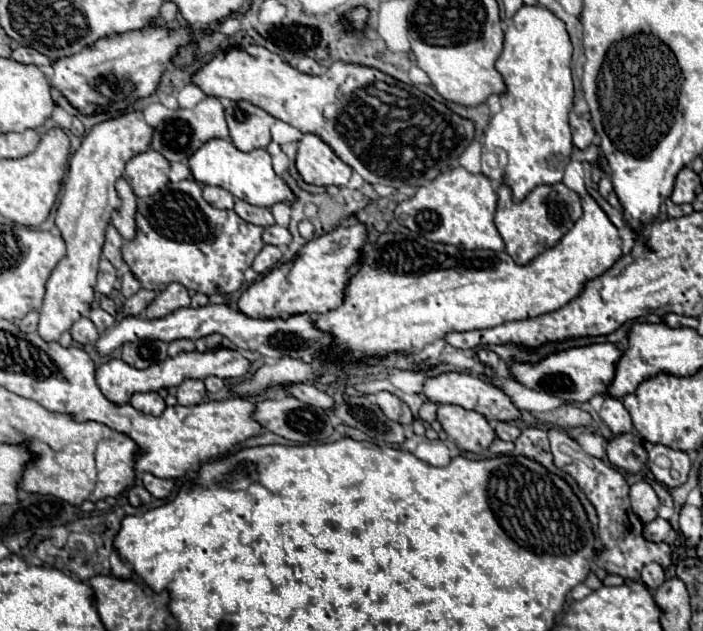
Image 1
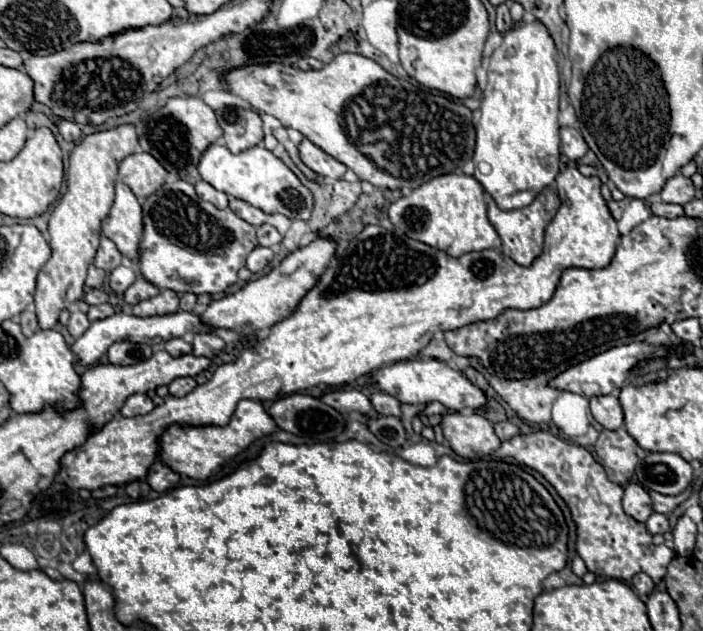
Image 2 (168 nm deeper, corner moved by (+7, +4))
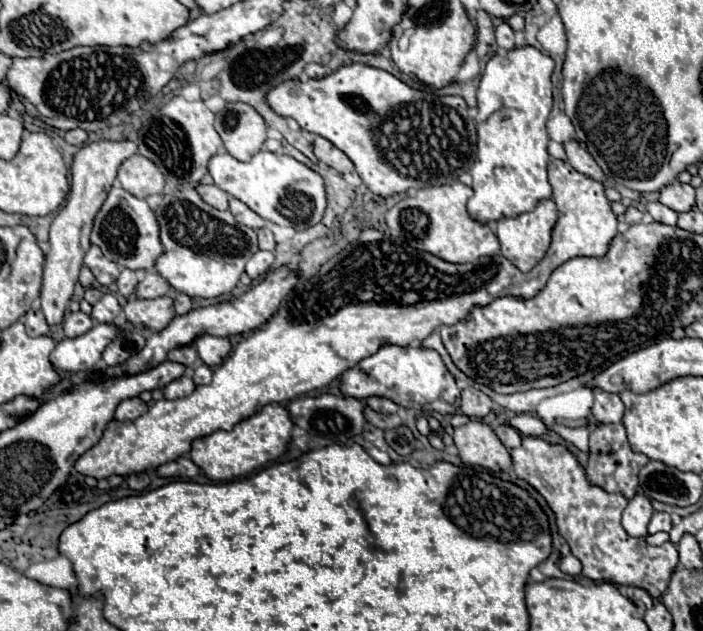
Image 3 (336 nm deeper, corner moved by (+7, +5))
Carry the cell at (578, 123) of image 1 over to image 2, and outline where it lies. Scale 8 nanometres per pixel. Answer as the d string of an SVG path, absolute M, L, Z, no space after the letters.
M570 127L562 129L562 131L560 131L560 139L562 139L560 149L562 149L562 153L564 153L568 159L576 161L576 159L582 159L582 157L586 155L588 145L586 145L586 141L582 139L582 135L580 135L578 129L570 129Z

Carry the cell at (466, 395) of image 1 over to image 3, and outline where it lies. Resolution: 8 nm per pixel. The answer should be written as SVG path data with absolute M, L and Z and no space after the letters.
M382 346L374 356L364 358L354 368L342 374L340 390L344 396L352 398L368 398L372 394L392 398L392 402L404 408L416 408L426 412L440 412L440 414L456 414L460 408L460 388L456 386L454 376L444 366L442 358L436 350L428 348L400 348L400 346Z

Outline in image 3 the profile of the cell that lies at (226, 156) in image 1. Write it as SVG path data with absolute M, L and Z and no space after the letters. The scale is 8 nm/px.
M260 150L258 154L252 156L252 160L240 162L228 152L222 152L210 158L208 172L218 188L242 200L248 208L256 210L256 214L274 224L304 230L322 220L326 208L322 176L286 154L278 156L274 152Z

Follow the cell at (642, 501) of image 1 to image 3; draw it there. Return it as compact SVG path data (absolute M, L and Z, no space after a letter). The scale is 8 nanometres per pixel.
M636 494L634 498L628 500L628 506L622 512L622 526L628 534L632 536L646 536L648 522L654 514L654 508L646 496Z

